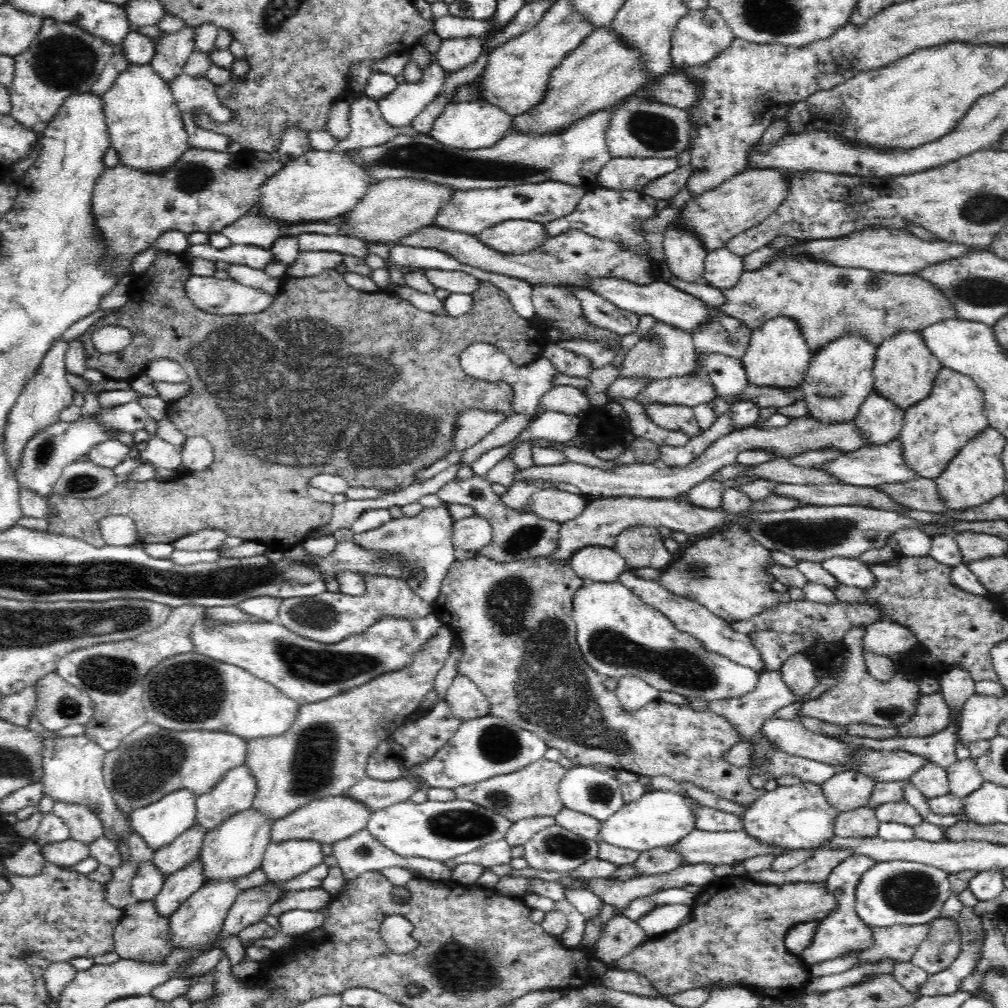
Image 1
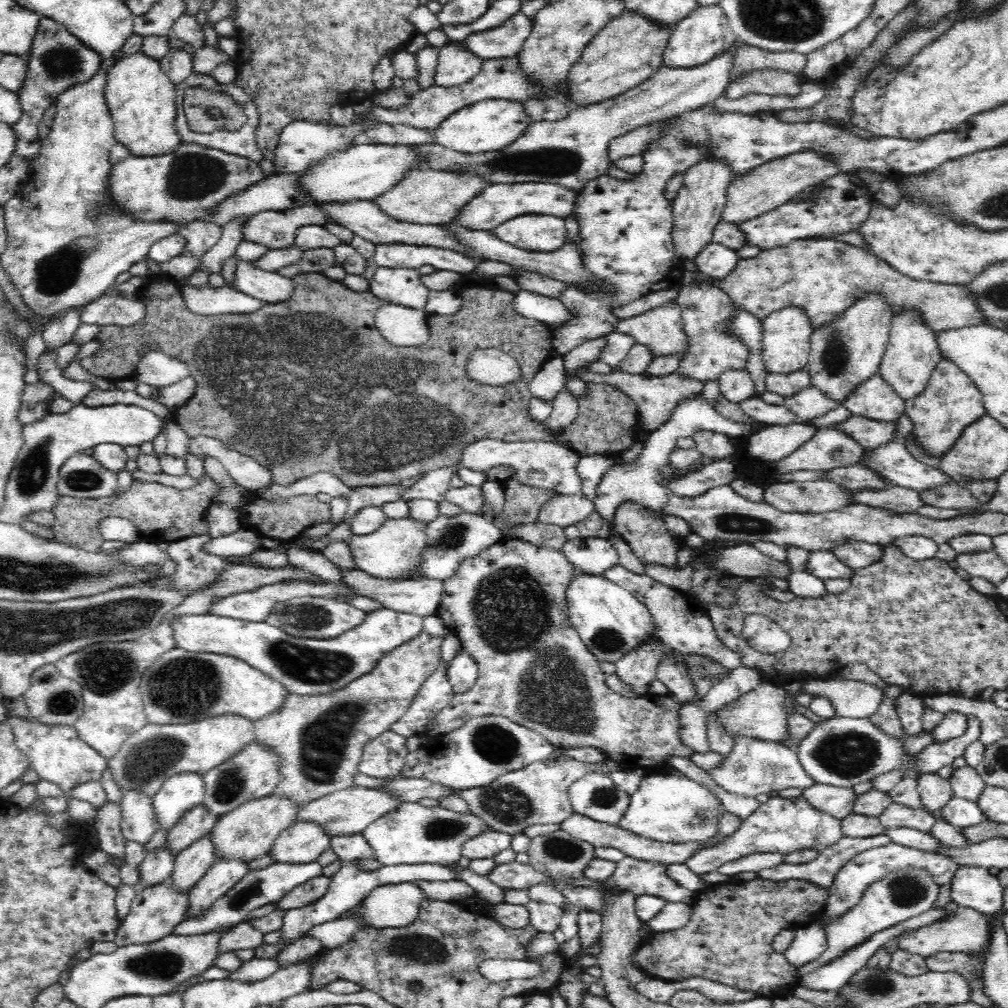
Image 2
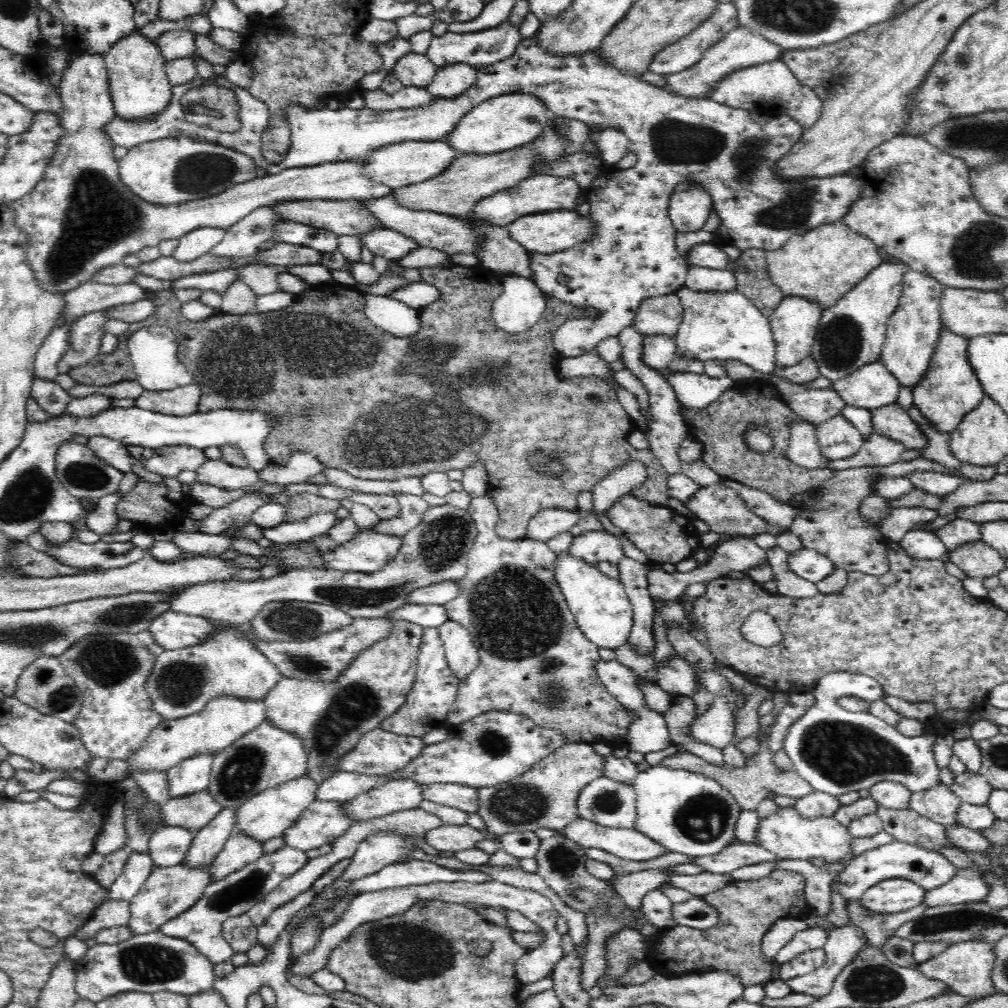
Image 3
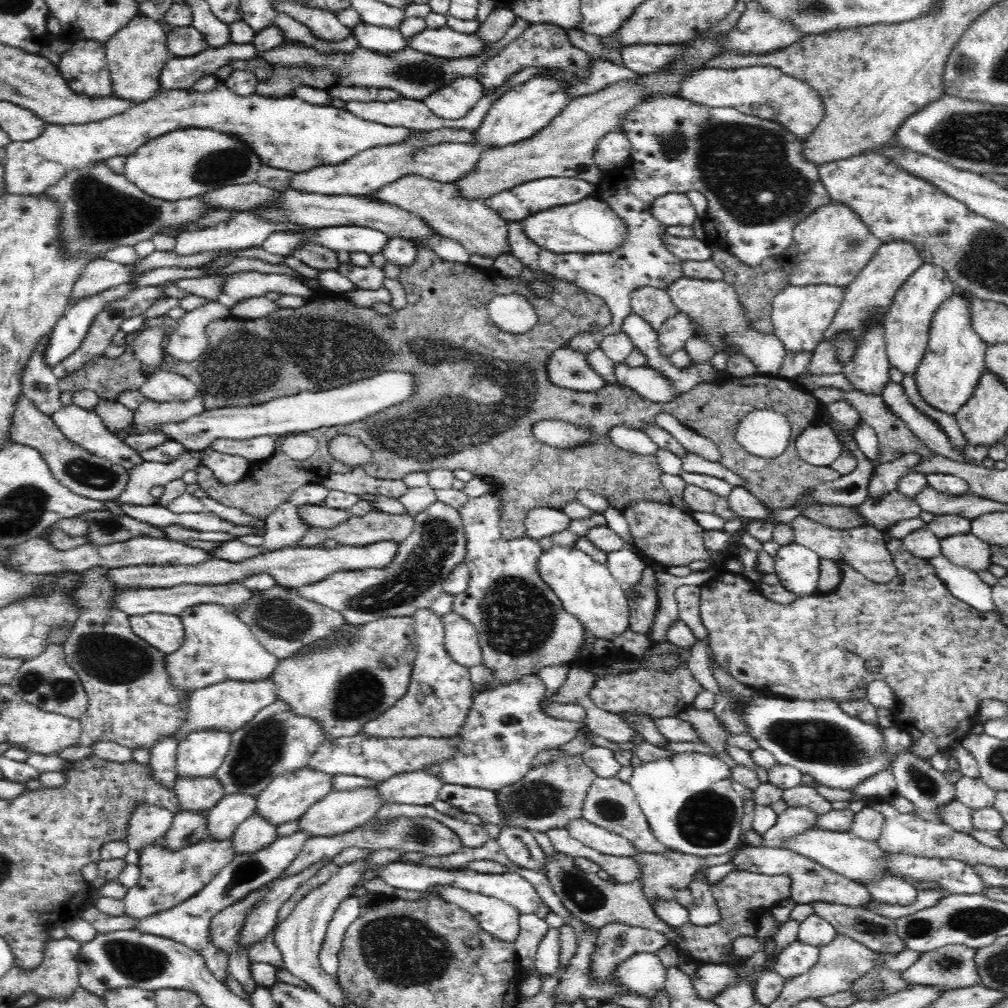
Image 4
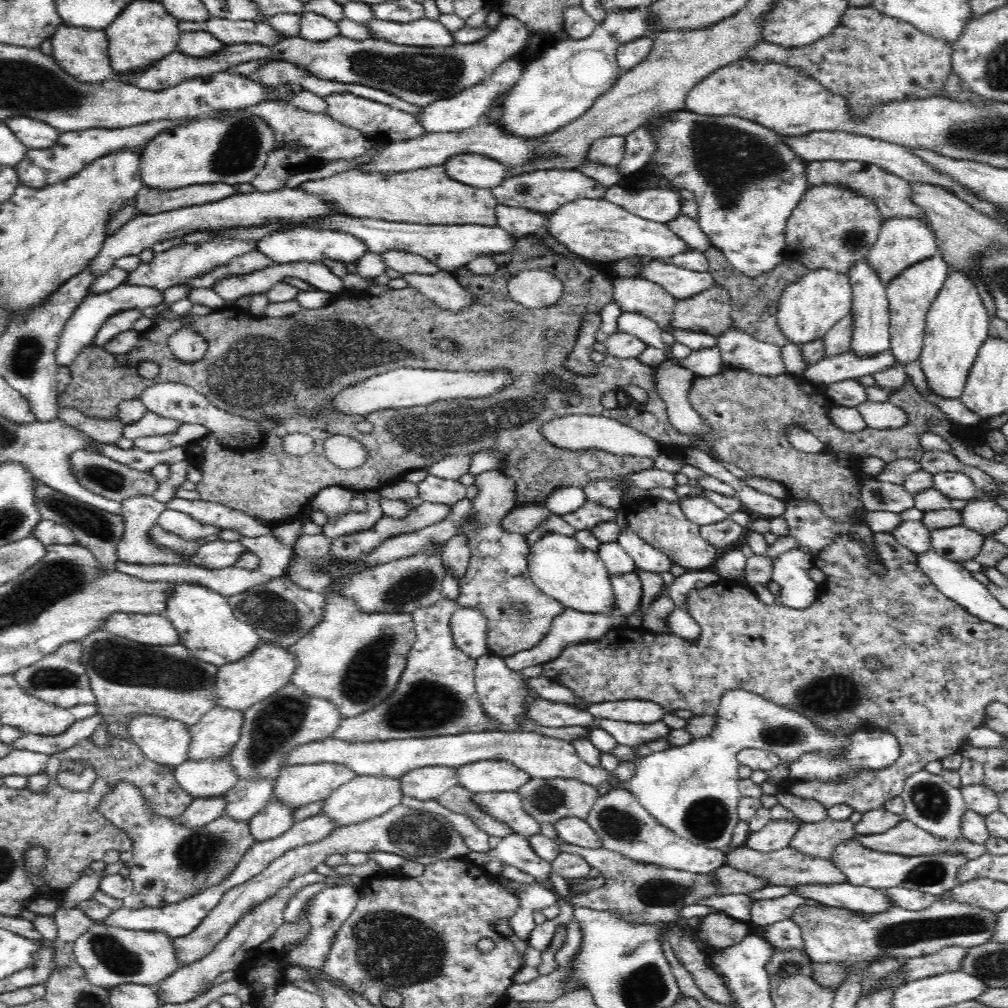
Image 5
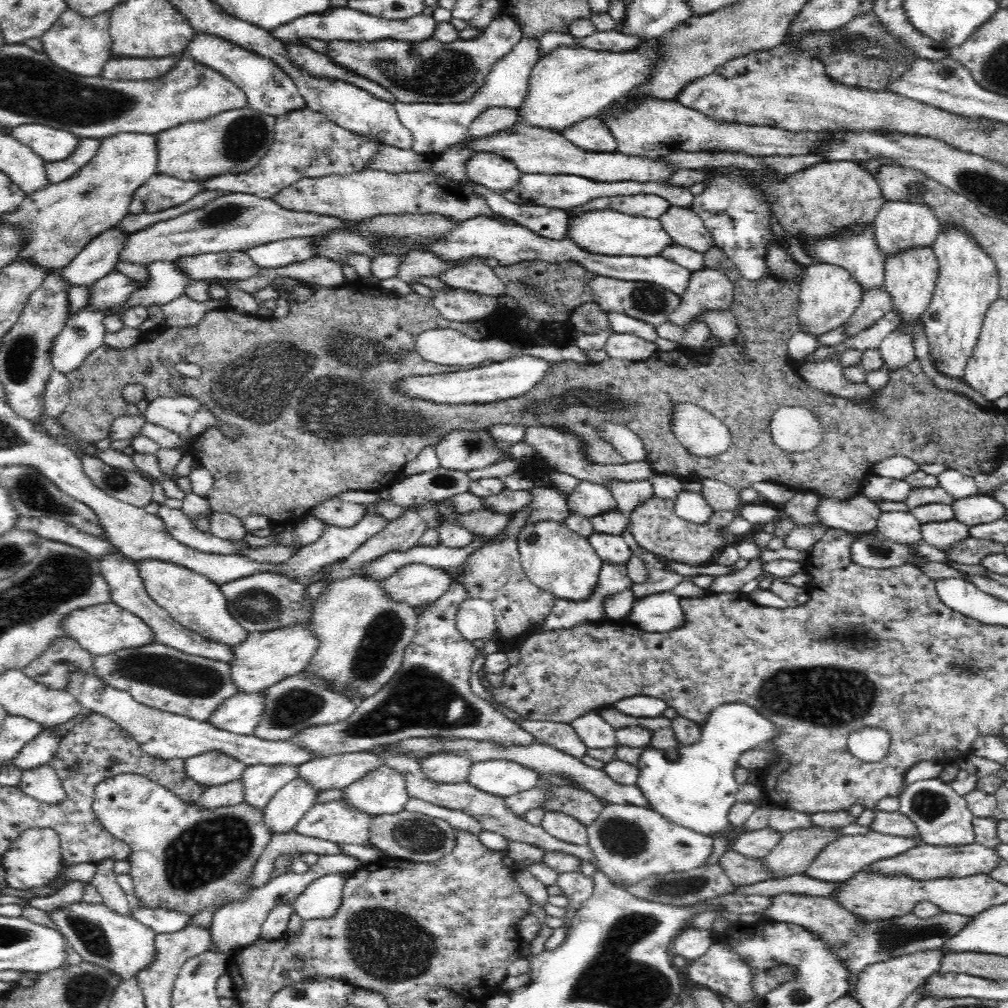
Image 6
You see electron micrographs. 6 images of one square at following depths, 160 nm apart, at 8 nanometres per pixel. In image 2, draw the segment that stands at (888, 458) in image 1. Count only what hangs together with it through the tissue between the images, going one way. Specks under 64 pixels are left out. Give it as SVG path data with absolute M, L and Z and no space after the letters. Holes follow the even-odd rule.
M904 412L897 421L898 436L896 436L896 440L890 442L890 444L884 444L884 446L878 446L878 448L872 449L870 454L866 456L866 464L864 465L876 471L878 475L882 475L884 479L892 482L892 484L911 488L918 492L930 490L930 488L936 488L936 486L950 484L952 479L950 479L946 473L940 471L938 468L919 462L908 452L908 449L906 449L906 438L908 438L909 434L912 434L914 428L912 419Z

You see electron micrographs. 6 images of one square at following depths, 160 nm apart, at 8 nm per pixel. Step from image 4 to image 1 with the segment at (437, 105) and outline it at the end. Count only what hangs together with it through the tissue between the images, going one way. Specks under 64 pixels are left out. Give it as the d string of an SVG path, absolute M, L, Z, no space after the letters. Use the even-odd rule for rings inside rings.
M479 37L454 38L442 40L439 52L433 59L443 66L445 75L452 76L454 72L474 64L483 52Z

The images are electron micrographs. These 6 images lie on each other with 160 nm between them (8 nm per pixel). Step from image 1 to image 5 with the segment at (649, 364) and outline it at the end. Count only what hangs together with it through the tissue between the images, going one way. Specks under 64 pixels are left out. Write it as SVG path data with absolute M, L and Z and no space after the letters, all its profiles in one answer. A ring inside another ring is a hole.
M614 278L613 301L624 312L637 313L656 322L662 328L662 342L671 348L675 343L666 331L675 310L676 298L662 286L642 278Z

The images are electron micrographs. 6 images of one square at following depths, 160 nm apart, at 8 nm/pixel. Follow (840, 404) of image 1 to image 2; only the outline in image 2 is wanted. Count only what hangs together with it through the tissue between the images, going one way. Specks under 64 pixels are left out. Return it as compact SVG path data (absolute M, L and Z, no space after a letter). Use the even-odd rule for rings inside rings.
M872 292L854 301L844 314L836 316L830 324L813 330L806 366L811 385L838 401L838 404L842 403L858 384L866 382L879 370L889 340L892 318L893 311L886 297Z

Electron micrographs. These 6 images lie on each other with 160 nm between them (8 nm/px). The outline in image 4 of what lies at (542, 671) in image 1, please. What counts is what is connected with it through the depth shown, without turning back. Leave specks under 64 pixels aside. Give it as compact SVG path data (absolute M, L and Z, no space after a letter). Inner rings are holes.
M481 477L481 479L487 484L487 491L482 493L482 496L469 497L468 502L458 510L466 533L465 563L470 569L470 580L468 588L454 596L454 608L452 608L452 611L466 617L466 620L478 629L483 664L495 670L494 679L487 685L473 684L472 698L476 698L484 689L517 681L524 675L537 675L538 670L544 666L563 664L570 668L572 664L581 662L578 653L583 647L586 630L582 622L564 608L557 594L541 579L538 572L538 559L544 552L541 544L526 535L514 540L502 537L500 529L502 501L496 493L496 481L494 477Z

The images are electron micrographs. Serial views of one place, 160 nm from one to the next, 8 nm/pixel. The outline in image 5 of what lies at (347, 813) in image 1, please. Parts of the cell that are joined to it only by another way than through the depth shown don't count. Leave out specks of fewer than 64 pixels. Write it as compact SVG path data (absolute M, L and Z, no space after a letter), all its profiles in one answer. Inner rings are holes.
M450 766L416 768L399 779L403 796L415 800L438 800L440 796L458 785L457 770Z

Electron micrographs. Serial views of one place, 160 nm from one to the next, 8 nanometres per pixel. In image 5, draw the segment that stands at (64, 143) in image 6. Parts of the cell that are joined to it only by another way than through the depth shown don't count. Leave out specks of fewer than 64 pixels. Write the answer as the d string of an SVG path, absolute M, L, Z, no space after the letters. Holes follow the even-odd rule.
M14 116L8 118L5 123L18 140L32 150L42 150L42 148L48 150L58 142L59 130L40 120L28 116Z

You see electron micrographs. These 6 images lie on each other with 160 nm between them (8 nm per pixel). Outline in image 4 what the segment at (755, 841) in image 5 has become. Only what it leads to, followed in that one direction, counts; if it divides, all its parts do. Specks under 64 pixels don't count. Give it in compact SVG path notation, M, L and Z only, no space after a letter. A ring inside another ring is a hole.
M789 807L780 816L777 816L776 824L763 833L761 846L780 848L786 840L814 827L819 816L806 807Z

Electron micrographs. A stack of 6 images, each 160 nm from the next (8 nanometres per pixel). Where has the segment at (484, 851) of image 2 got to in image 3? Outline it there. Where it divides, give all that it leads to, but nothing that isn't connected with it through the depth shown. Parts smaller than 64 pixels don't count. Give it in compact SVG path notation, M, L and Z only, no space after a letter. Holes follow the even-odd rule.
M468 824L442 825L428 830L425 840L432 848L440 851L458 852L462 849L474 848L476 841L484 840L485 832L480 832Z

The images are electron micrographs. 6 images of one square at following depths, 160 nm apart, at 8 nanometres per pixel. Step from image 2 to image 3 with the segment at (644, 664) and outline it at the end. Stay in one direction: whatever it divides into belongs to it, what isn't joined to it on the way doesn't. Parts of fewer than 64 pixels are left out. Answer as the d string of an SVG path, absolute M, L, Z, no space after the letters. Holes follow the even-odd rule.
M624 555L618 562L619 580L625 588L633 608L633 627L628 643L636 647L640 655L653 655L654 601L648 590L647 574L650 565L642 564Z

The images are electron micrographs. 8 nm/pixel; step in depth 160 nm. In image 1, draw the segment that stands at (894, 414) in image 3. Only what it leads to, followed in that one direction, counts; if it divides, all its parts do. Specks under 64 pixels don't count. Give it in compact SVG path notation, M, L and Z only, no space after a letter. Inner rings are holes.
M802 417L790 422L782 428L762 430L754 426L745 429L734 429L722 438L716 439L704 452L697 456L690 464L676 467L670 466L660 458L648 464L636 463L630 466L620 465L612 470L602 470L595 466L588 466L574 461L556 465L534 465L530 468L519 469L514 476L514 481L526 479L544 479L550 482L562 482L577 486L580 493L586 495L588 500L605 499L608 497L627 496L649 499L669 499L685 493L695 484L706 480L714 472L737 462L737 455L743 450L772 449L772 453L784 458L790 458L802 452L814 449L836 448L845 453L864 448L866 441L862 431L858 429L856 421L842 421L841 423L824 423L816 418Z

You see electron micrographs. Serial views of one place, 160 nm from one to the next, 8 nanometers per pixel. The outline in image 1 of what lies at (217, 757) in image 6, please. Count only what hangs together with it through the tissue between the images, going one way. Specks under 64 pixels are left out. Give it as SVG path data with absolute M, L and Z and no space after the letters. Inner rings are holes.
M194 823L170 844L166 844L154 853L154 865L165 878L192 864L199 857L205 834L204 827Z

